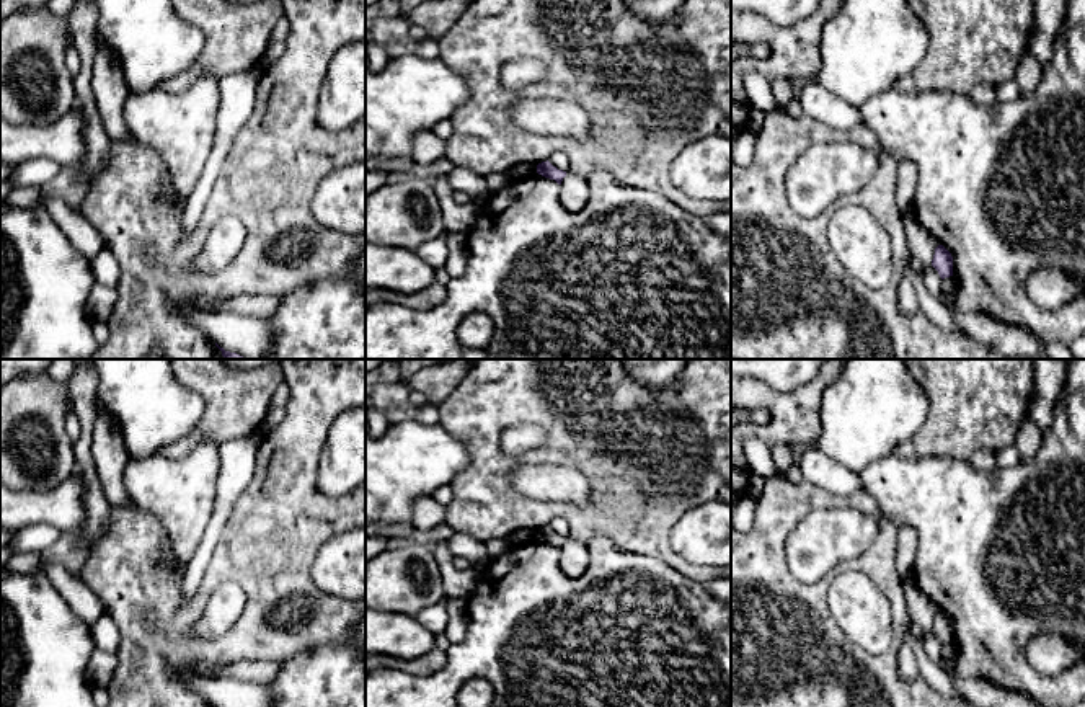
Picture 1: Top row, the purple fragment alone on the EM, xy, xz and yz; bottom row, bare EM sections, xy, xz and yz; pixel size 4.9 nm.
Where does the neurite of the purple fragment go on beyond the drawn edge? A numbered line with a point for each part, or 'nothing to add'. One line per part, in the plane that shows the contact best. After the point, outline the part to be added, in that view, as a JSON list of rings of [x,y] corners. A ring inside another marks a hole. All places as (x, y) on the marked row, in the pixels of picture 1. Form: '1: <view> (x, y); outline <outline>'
1: yz (922, 244); outline [[[904,217],[904,227],[915,263],[920,268],[932,266],[935,248],[940,245],[937,238],[917,220],[917,217]]]

